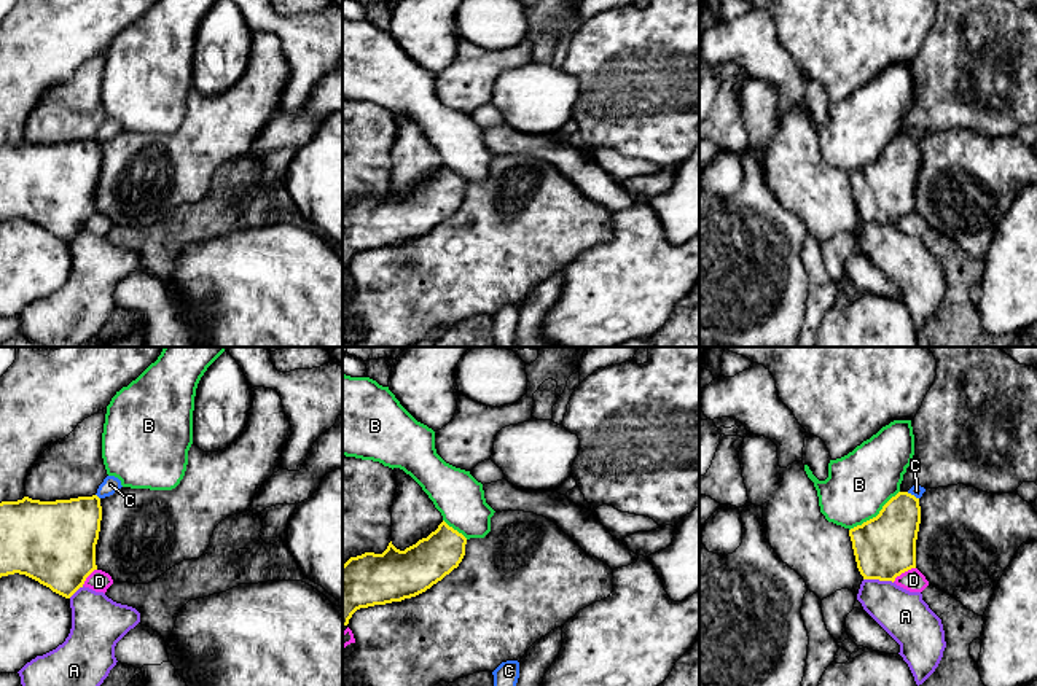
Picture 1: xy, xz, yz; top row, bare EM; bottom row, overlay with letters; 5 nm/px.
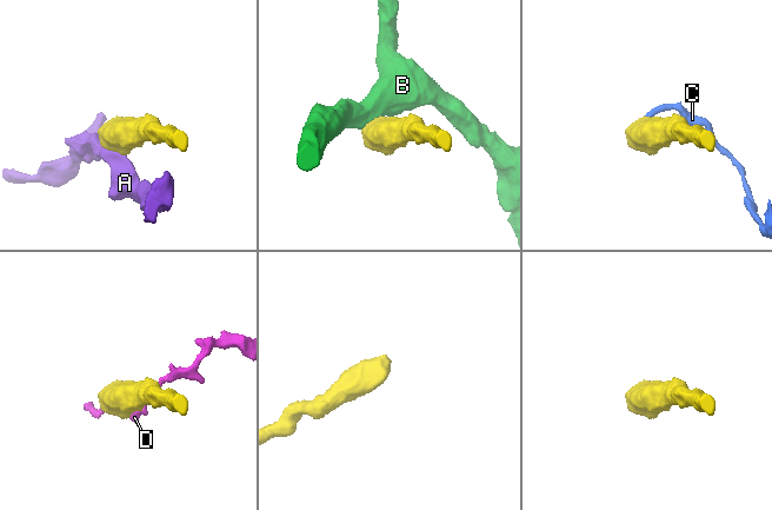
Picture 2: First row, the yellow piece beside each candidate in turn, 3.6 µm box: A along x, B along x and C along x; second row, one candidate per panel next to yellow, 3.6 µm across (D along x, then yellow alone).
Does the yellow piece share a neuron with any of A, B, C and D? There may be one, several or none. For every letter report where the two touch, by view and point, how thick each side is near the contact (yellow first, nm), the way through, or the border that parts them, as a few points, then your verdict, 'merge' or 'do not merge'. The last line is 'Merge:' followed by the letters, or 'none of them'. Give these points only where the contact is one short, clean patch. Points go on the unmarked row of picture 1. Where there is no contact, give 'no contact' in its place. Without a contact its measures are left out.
A: yz (878, 222) | 320/240 nm | do not merge
B: yz (876, 159) | 320/320 nm | do not merge
C: xy (97, 140) | 340/90 nm | along xy (96, 137), (99, 142) | do not merge
D: yz (903, 215) | 320/110 nm | do not merge
Merge: none of them

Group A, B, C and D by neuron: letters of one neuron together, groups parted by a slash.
A / B / C / D

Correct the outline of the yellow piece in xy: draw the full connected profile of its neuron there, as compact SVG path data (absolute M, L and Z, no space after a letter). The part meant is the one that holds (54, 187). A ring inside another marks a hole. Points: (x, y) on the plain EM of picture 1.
M97 138L0 146L0 221L25 218L70 242L97 213L102 150Z

